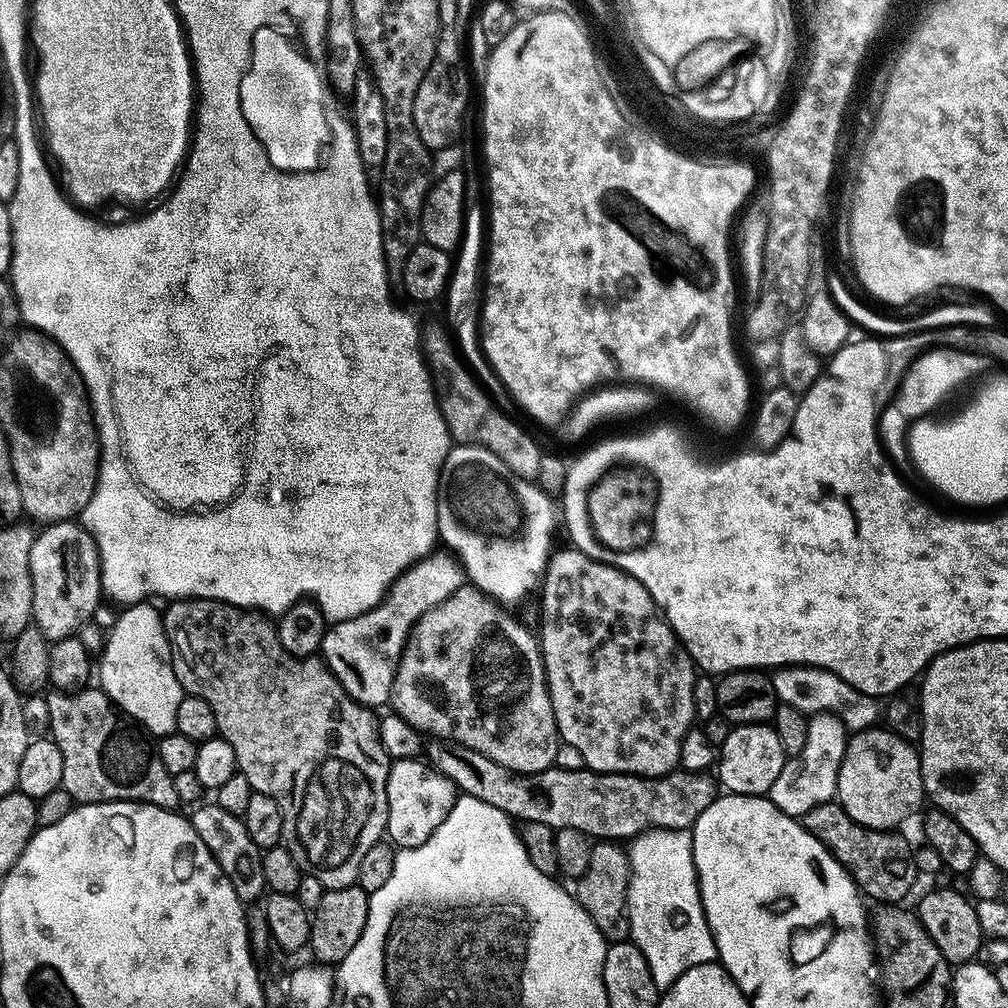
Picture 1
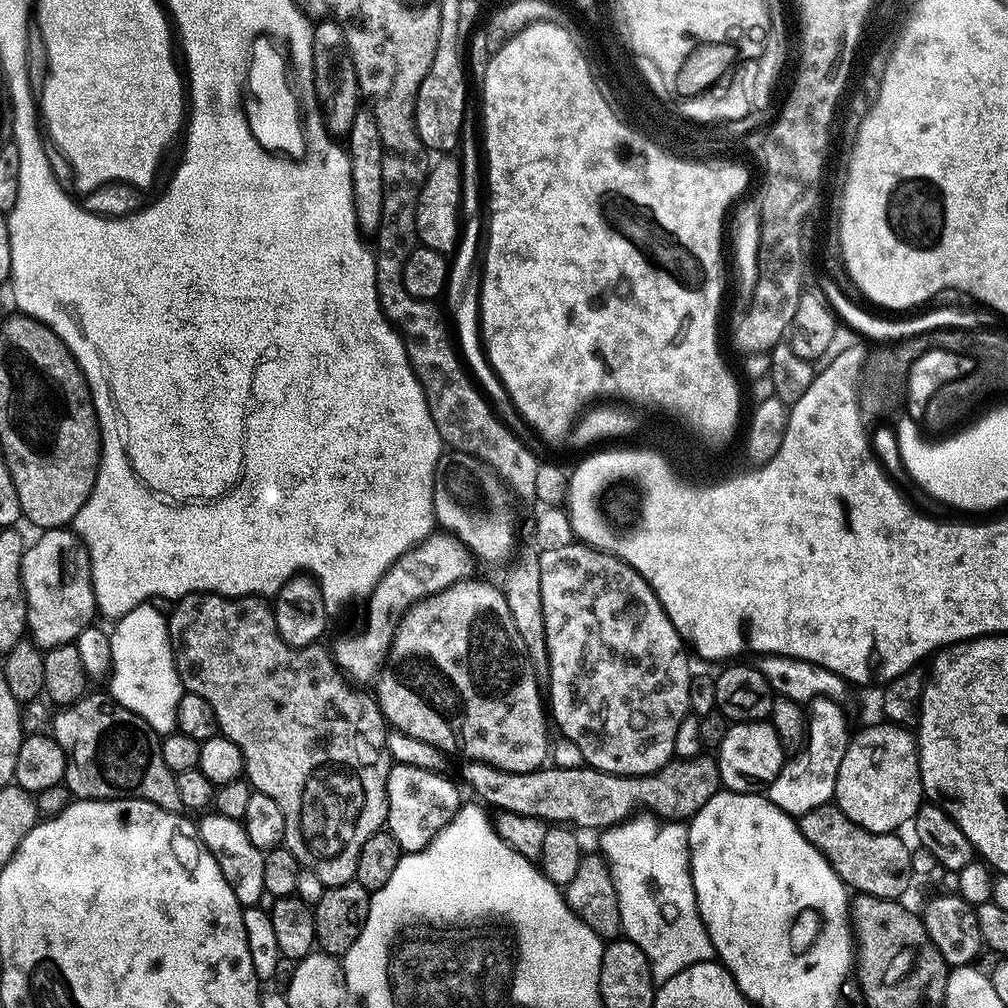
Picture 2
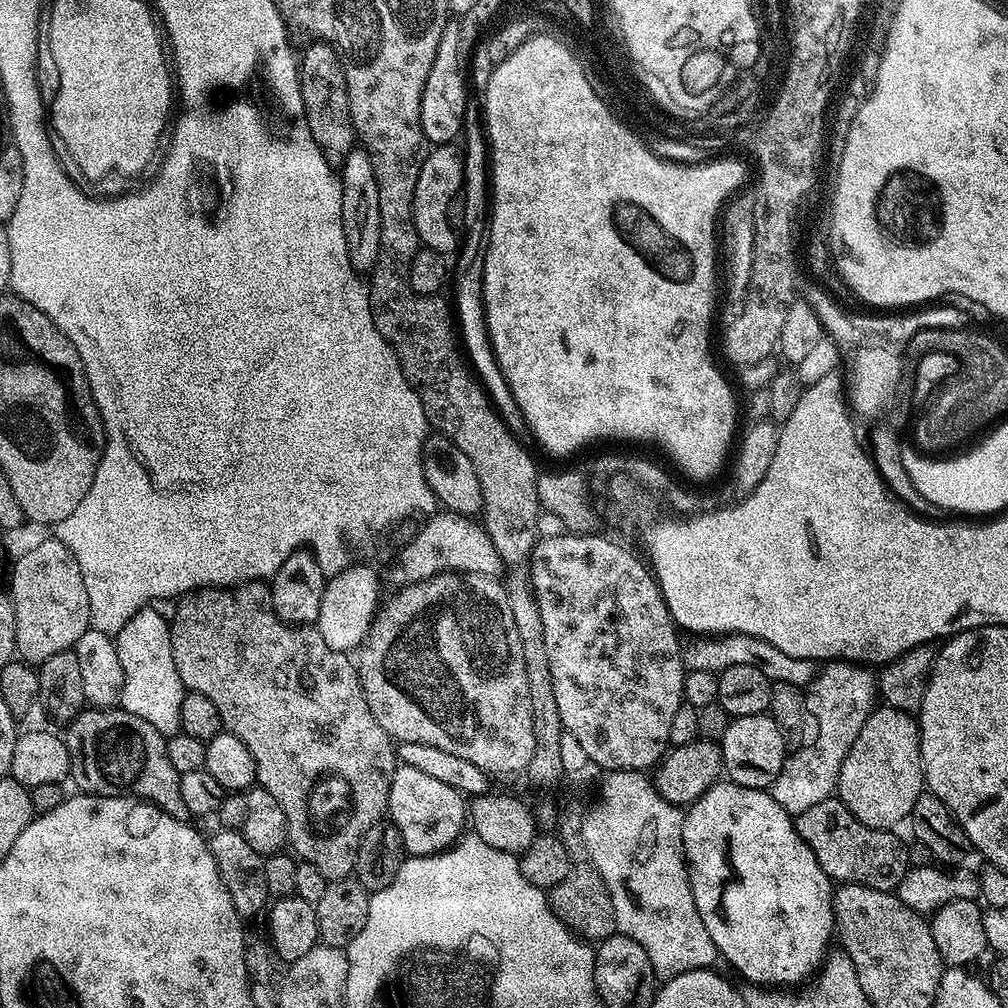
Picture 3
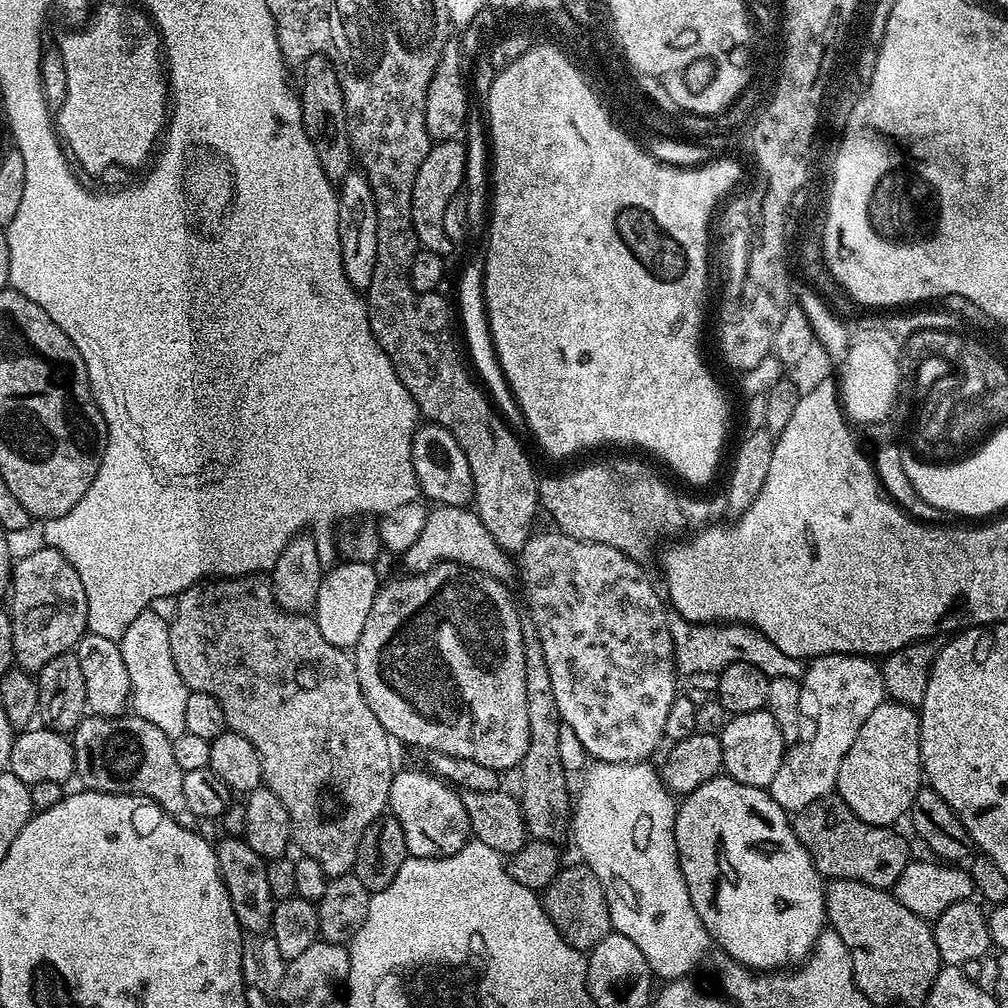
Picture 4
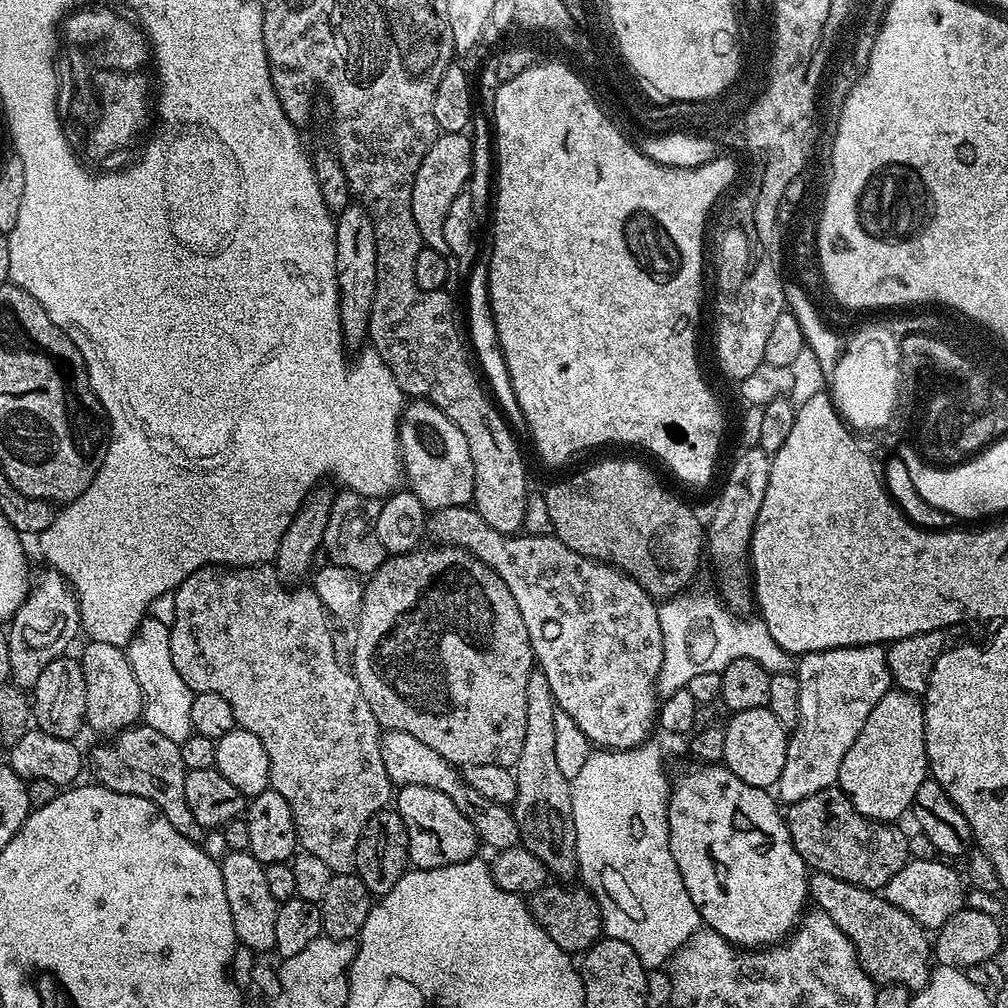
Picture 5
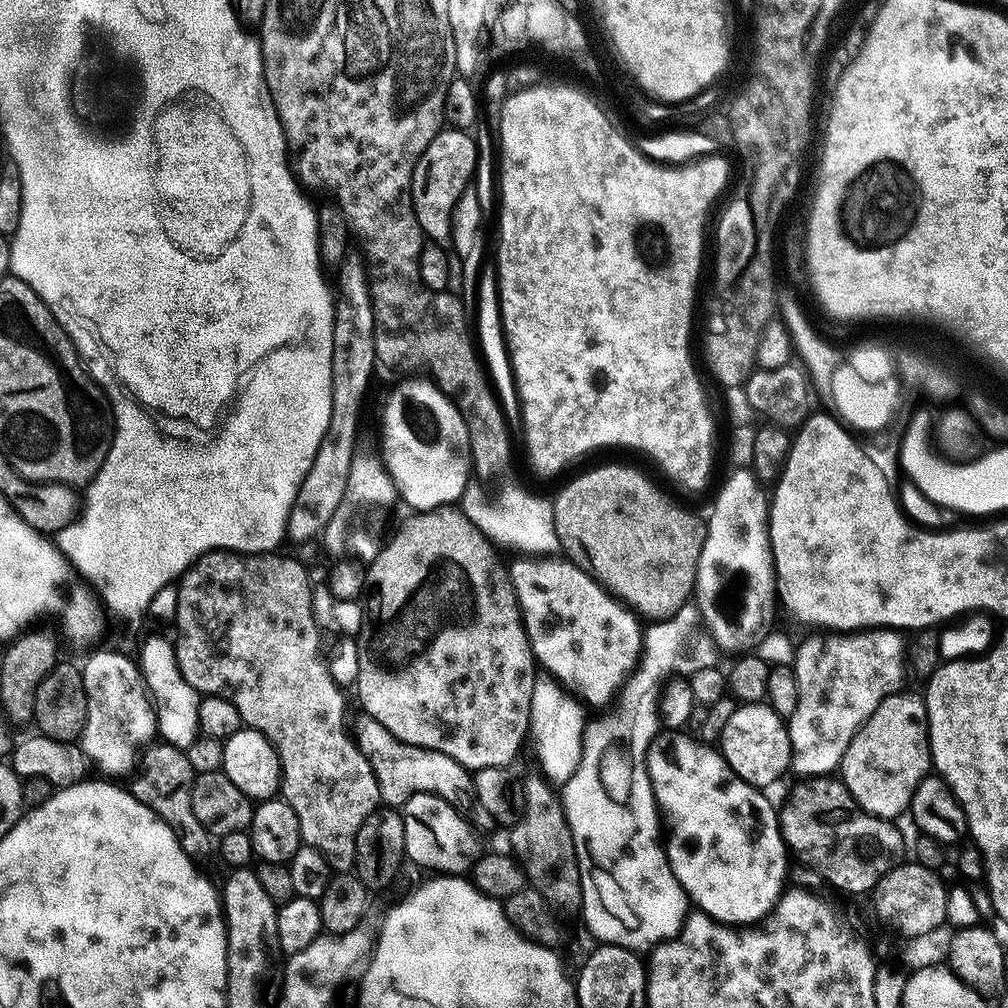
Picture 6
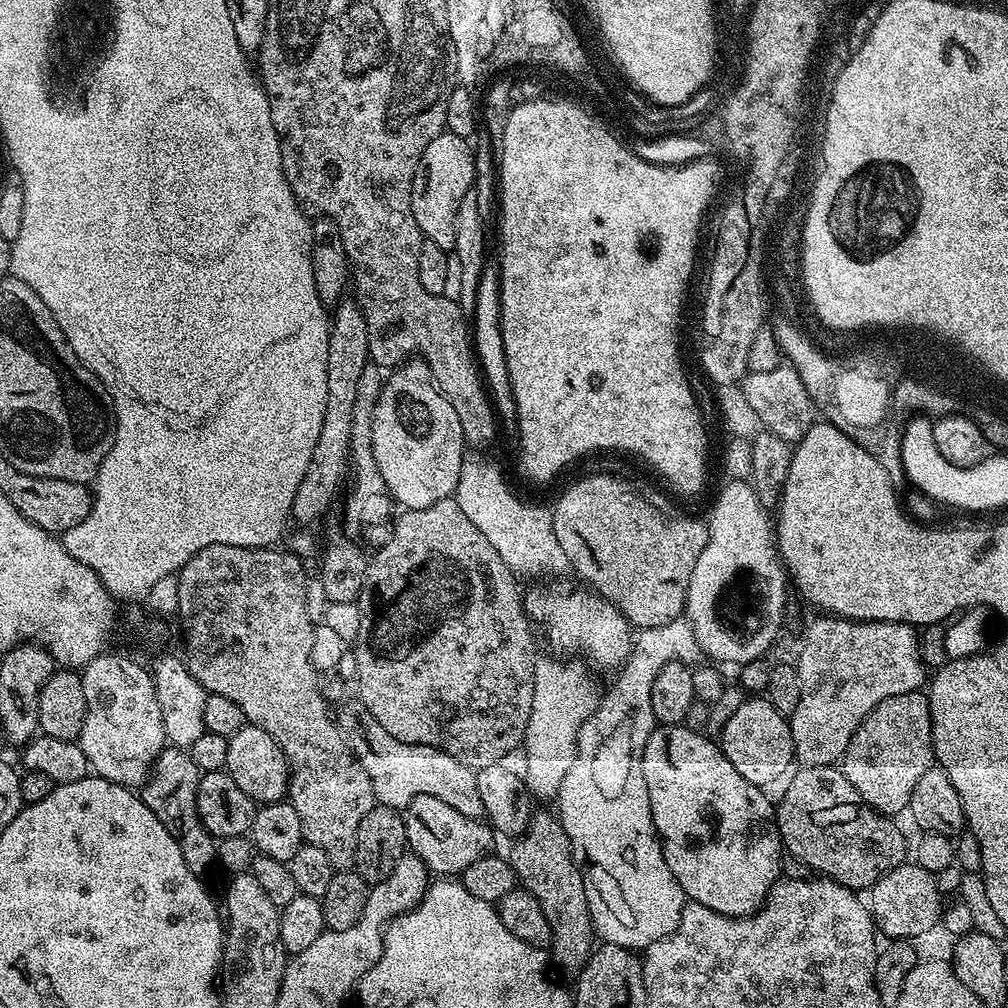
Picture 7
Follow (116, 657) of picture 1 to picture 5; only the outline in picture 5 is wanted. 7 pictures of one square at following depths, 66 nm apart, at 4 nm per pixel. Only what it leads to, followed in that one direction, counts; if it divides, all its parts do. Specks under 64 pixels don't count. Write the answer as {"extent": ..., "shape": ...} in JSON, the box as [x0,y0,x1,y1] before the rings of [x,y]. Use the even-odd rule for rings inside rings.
{"extent":[126,614,194,744],"shape":[[[152,614],[145,615],[137,626],[126,649],[128,661],[138,678],[138,686],[144,699],[143,723],[149,724],[158,734],[170,738],[170,742],[180,744],[192,735],[190,722],[190,702],[194,695],[192,688],[182,682],[182,674],[174,670],[174,658],[170,654],[170,628],[167,623],[155,620]]]}

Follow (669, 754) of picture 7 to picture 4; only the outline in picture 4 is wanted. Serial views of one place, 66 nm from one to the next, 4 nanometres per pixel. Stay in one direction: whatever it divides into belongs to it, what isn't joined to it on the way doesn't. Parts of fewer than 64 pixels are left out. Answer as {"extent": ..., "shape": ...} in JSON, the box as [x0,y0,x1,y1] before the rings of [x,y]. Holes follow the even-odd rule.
{"extent":[674,774,826,970],"shape":[[[727,774],[710,778],[710,782],[702,782],[702,786],[698,786],[698,790],[694,790],[679,801],[676,809],[674,836],[676,838],[676,849],[680,855],[680,869],[686,878],[686,886],[690,890],[690,902],[694,902],[694,910],[698,910],[698,918],[702,918],[709,937],[714,941],[715,947],[717,944],[724,951],[723,955],[725,957],[753,970],[784,970],[789,966],[796,966],[807,960],[808,953],[816,944],[816,939],[826,928],[824,905],[826,884],[820,875],[820,871],[814,866],[810,854],[802,846],[802,842],[798,842],[798,838],[792,829],[789,813],[785,812],[782,806],[778,806],[778,802],[774,802],[774,798],[768,791],[763,788],[746,786]]]}

